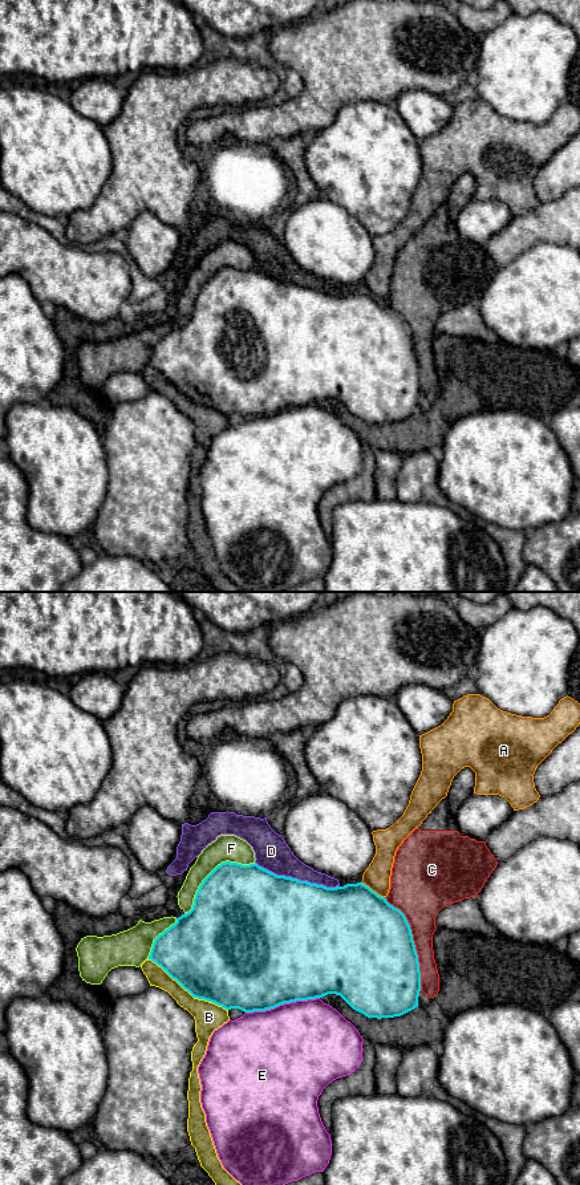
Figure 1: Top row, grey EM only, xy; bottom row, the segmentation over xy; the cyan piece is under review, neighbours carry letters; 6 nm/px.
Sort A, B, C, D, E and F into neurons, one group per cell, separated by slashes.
A / B / C / D / E / F

